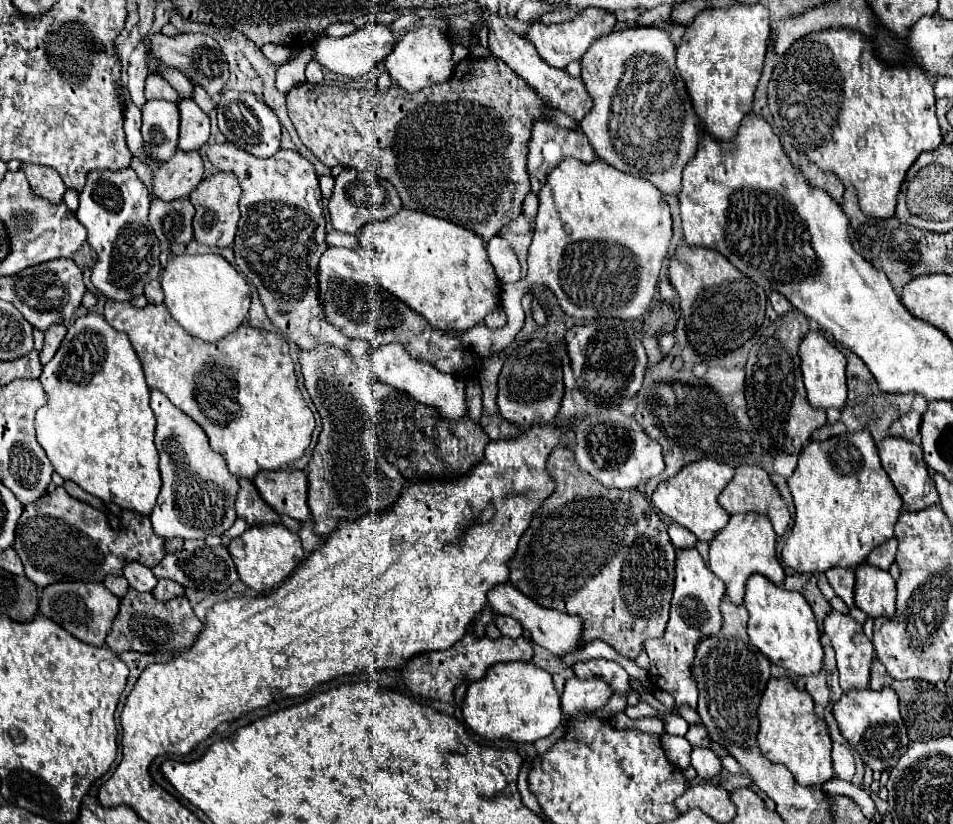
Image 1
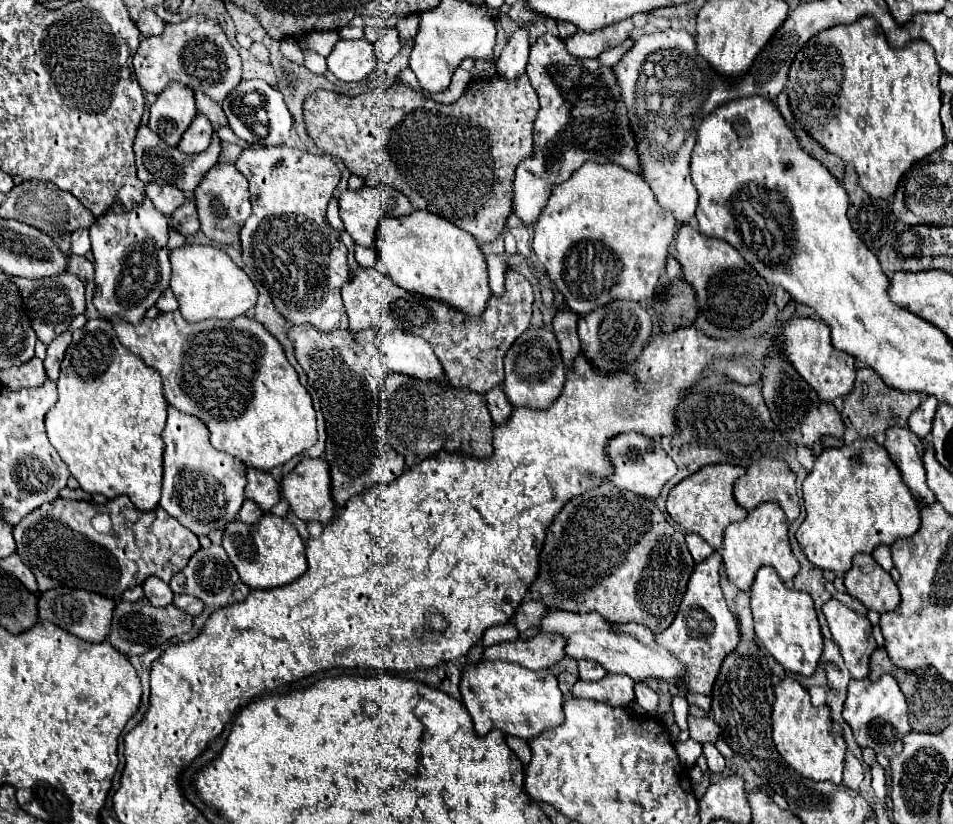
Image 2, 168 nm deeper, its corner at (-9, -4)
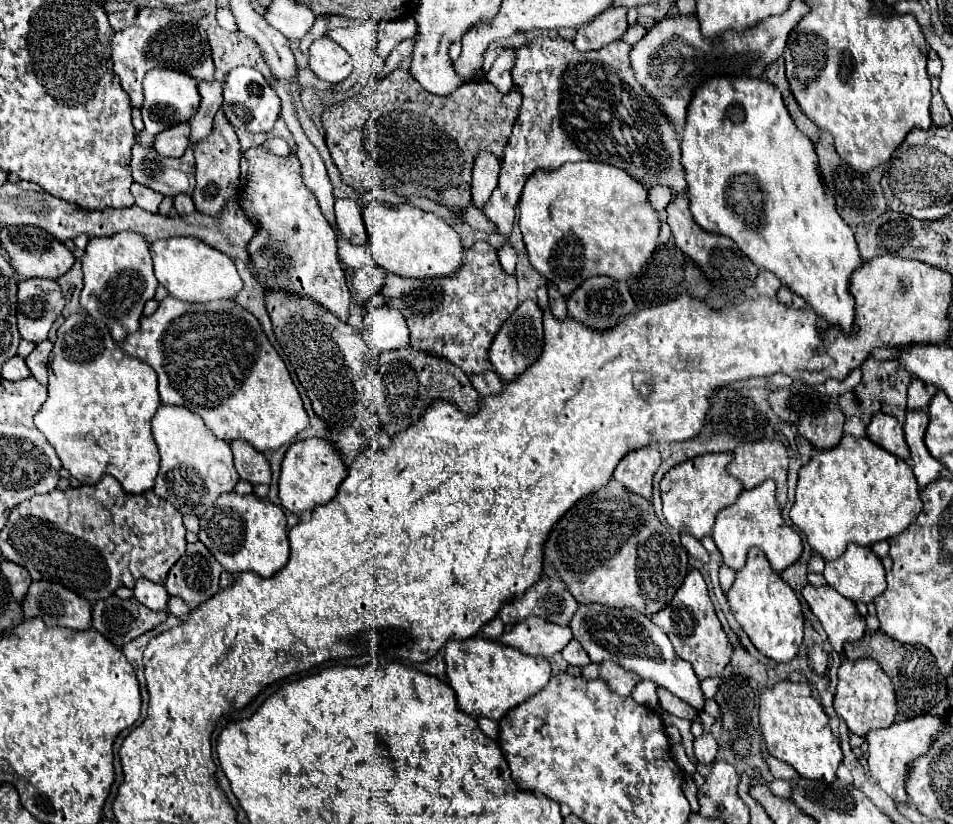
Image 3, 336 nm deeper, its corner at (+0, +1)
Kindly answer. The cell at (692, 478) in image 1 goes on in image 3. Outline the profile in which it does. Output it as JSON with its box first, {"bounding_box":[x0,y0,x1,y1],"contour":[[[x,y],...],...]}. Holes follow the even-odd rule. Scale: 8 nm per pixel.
{"bounding_box":[661,452,743,540],"contour":[[[731,452],[723,454],[703,454],[691,462],[683,462],[667,472],[667,476],[661,480],[661,500],[663,500],[663,516],[665,520],[681,534],[695,536],[697,540],[709,536],[715,526],[717,514],[733,506],[743,492],[743,486],[731,478],[725,470],[727,464],[733,460]]]}

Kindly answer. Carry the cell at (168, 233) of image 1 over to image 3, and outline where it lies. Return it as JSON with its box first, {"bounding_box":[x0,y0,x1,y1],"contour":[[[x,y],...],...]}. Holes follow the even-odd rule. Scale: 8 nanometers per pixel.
{"bounding_box":[173,194,195,216],"contour":[[[187,194],[175,196],[175,198],[173,198],[173,206],[175,206],[175,210],[177,210],[179,216],[189,216],[191,212],[195,212],[193,200],[191,200],[191,196],[187,196]]]}

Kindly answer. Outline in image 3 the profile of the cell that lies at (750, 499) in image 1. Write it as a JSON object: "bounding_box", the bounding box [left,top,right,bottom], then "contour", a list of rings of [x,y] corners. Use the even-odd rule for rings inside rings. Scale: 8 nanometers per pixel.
{"bounding_box":[727,440,789,508],"contour":[[[763,440],[739,446],[727,474],[737,478],[745,490],[751,490],[771,478],[777,484],[777,502],[783,508],[787,502],[787,468],[789,456],[785,446],[775,440]]]}

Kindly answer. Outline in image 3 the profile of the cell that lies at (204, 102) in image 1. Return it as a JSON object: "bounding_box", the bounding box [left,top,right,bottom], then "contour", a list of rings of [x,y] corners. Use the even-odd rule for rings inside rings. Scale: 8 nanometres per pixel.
{"bounding_box":[263,138,291,156],"contour":[[[283,138],[267,140],[263,146],[265,146],[265,150],[269,150],[269,152],[273,152],[273,154],[277,154],[277,156],[285,156],[285,154],[289,154],[289,152],[291,152],[291,150],[289,150],[289,146],[287,146],[287,142],[285,142]]]}

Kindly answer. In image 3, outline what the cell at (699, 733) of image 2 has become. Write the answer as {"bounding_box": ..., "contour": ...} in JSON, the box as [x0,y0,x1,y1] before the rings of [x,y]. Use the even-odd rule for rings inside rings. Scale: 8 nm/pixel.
{"bounding_box":[657,688,699,722],"contour":[[[659,688],[657,694],[659,694],[659,704],[661,704],[661,708],[665,712],[669,712],[669,714],[673,714],[677,718],[685,718],[689,722],[699,720],[699,710],[695,710],[693,706],[689,706],[687,702],[683,702],[681,698],[677,698],[675,694],[667,692],[665,688]]]}

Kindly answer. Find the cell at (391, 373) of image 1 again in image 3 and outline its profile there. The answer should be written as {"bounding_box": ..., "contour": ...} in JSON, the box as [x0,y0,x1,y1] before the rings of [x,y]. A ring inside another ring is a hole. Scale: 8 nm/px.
{"bounding_box":[363,306,411,352],"contour":[[[377,306],[365,314],[363,322],[365,322],[365,330],[369,330],[373,344],[379,352],[411,346],[409,328],[399,310],[393,310],[387,306]]]}

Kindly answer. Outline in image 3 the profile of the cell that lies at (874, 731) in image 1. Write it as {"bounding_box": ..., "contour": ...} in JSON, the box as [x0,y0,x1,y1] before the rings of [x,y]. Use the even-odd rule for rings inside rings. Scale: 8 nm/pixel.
{"bounding_box":[833,658,897,738],"contour":[[[863,658],[855,662],[843,660],[843,664],[839,666],[839,684],[837,684],[833,706],[835,706],[835,712],[845,720],[849,730],[863,738],[867,736],[869,730],[889,728],[897,716],[893,684],[889,676],[881,670],[881,666],[871,658]]]}

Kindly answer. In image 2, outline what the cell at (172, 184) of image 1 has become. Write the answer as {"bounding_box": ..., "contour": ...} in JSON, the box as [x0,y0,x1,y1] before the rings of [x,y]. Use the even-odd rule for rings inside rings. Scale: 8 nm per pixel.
{"bounding_box":[146,183,186,217],"contour":[[[150,183],[146,187],[146,197],[166,217],[170,217],[186,201],[186,195],[180,189],[172,187],[172,185],[156,185],[156,183]]]}

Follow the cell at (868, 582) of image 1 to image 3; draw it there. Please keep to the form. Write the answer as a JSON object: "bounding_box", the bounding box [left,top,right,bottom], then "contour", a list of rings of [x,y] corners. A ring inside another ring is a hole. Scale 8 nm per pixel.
{"bounding_box":[823,544,885,602],"contour":[[[849,544],[845,554],[825,564],[823,576],[831,588],[853,602],[873,602],[885,592],[885,570],[867,546]]]}

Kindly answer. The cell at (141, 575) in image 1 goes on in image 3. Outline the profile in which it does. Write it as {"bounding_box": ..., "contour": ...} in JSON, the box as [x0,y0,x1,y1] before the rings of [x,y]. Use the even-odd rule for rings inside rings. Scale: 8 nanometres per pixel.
{"bounding_box":[133,578,169,610],"contour":[[[139,578],[139,580],[135,582],[133,592],[135,592],[135,598],[137,598],[143,606],[147,606],[147,608],[151,608],[151,610],[165,610],[167,600],[169,600],[169,594],[167,594],[165,586],[155,584],[155,582],[147,580],[147,578]]]}

